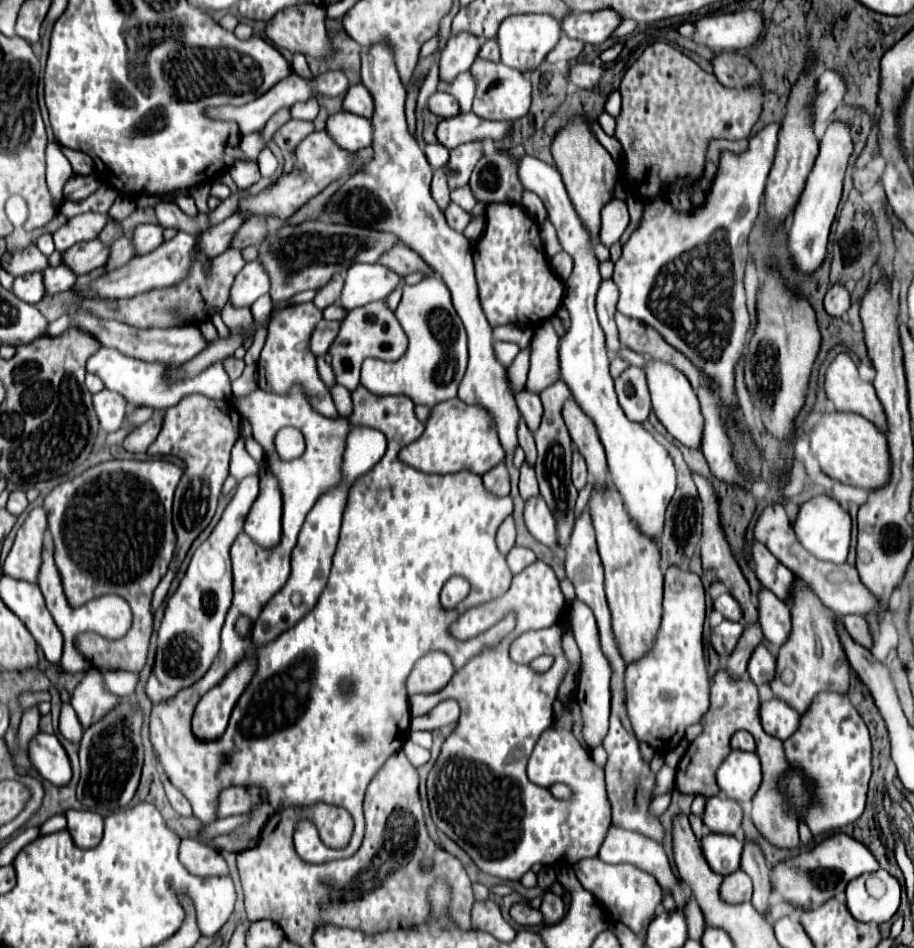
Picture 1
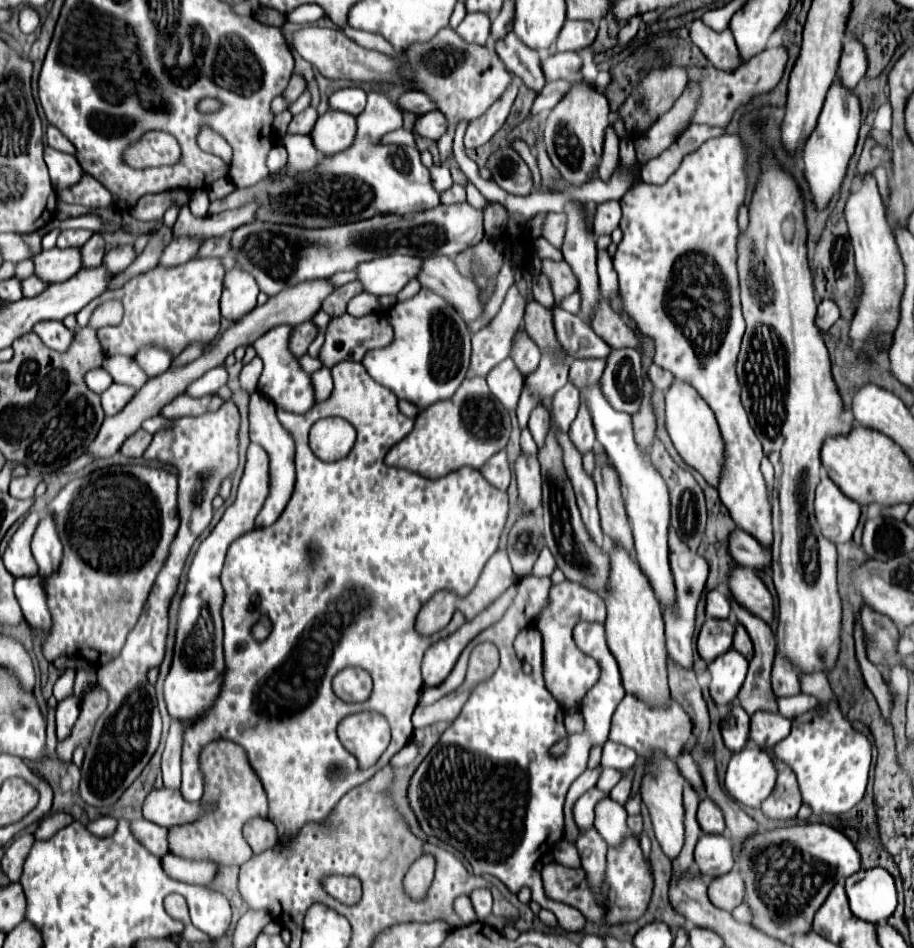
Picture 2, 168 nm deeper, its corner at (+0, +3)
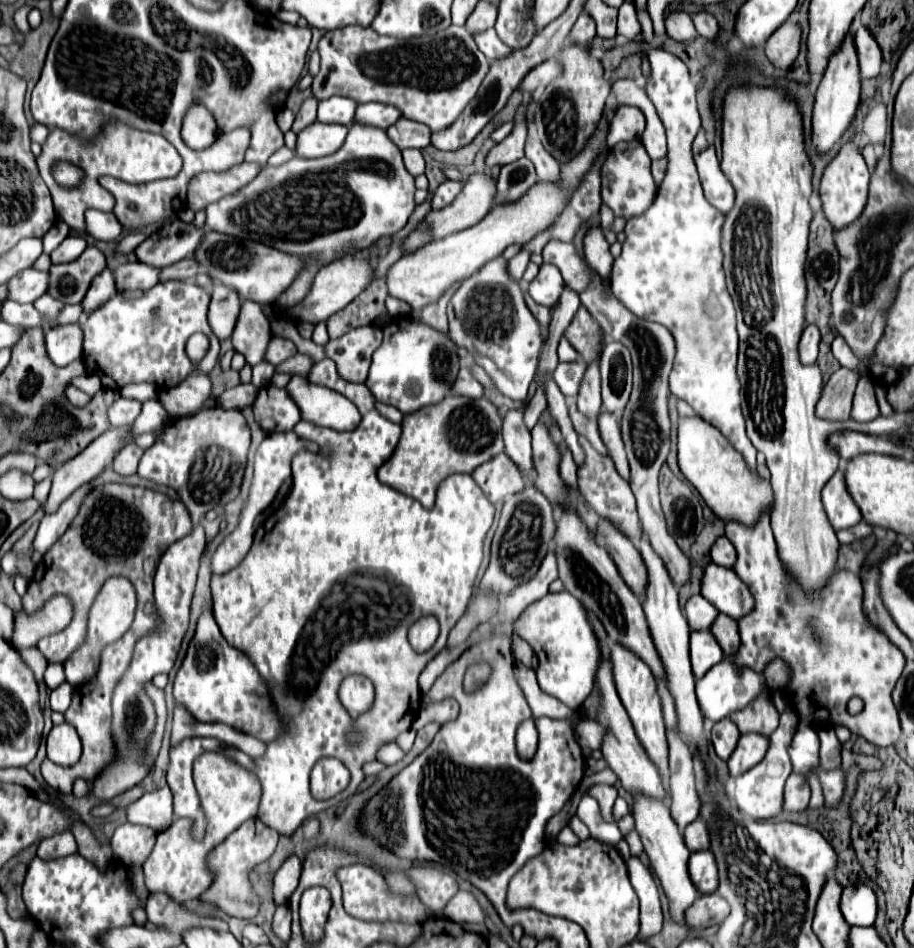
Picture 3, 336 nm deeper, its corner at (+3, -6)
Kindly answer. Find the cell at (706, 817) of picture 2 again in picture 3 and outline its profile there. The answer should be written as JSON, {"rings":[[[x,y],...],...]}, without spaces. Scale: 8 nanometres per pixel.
{"rings":[[[699,817],[695,819],[691,825],[687,825],[685,833],[683,833],[687,847],[691,851],[699,851],[699,849],[709,849],[711,841],[709,841],[709,831],[707,831],[707,823]]]}

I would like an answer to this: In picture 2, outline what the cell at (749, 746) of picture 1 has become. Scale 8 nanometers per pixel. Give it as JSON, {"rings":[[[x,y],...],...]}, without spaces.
{"rings":[[[736,702],[720,722],[720,732],[726,748],[730,752],[740,752],[742,748],[746,748],[748,730],[750,730],[750,716]]]}

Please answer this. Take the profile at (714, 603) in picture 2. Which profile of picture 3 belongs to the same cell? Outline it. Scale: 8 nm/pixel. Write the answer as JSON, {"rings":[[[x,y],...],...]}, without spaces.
{"rings":[[[695,595],[695,597],[691,597],[687,601],[685,615],[689,617],[691,629],[695,629],[695,631],[707,631],[715,623],[719,611],[703,595]]]}

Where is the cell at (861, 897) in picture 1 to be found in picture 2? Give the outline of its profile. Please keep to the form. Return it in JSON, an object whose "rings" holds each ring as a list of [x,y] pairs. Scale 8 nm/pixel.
{"rings":[[[884,868],[860,870],[846,878],[850,910],[872,924],[882,924],[896,908],[894,878]]]}

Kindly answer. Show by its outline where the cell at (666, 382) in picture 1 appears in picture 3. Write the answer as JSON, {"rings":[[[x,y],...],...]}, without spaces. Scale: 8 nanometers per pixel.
{"rings":[[[679,417],[677,427],[677,459],[679,469],[689,483],[701,493],[705,503],[723,521],[735,517],[743,523],[755,523],[761,509],[771,507],[771,485],[759,475],[751,475],[743,457],[731,447],[731,443],[701,417]]]}

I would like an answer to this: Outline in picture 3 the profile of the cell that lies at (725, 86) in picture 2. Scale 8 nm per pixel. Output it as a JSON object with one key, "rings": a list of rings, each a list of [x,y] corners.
{"rings":[[[785,21],[775,35],[769,37],[765,43],[765,55],[767,61],[775,69],[789,69],[799,53],[799,41],[801,41],[801,29],[797,23]]]}

